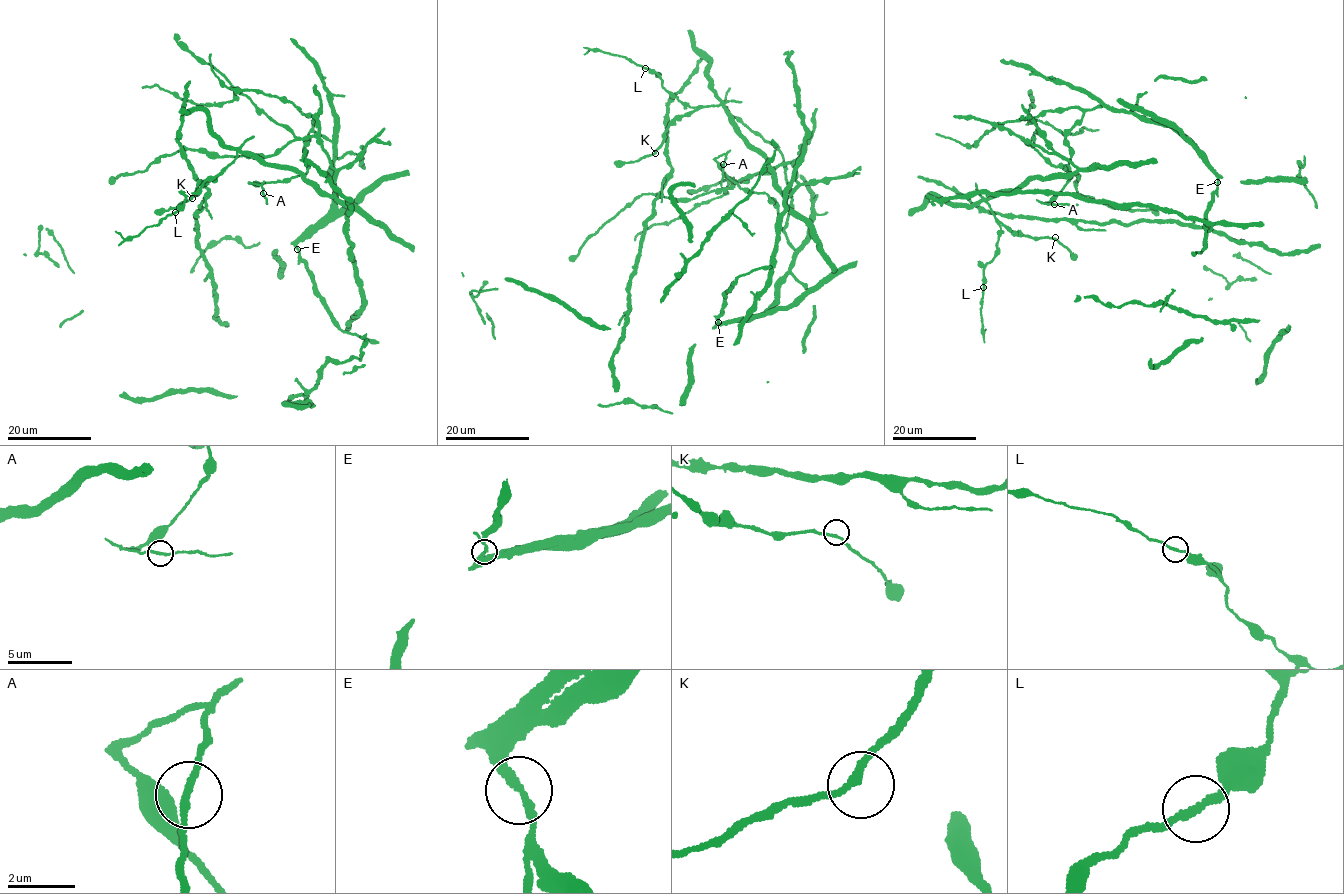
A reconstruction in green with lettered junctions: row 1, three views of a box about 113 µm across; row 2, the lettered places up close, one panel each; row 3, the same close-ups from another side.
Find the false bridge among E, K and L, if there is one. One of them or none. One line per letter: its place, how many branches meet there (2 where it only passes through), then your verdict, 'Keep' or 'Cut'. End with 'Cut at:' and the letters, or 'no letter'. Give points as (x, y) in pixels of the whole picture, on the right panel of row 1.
E: Place: (1217, 182). Branches: 2. Keep
K: Place: (1055, 237). Branches: 2. Keep
L: Place: (983, 287). Branches: 2. Keep
Cut at: no letter

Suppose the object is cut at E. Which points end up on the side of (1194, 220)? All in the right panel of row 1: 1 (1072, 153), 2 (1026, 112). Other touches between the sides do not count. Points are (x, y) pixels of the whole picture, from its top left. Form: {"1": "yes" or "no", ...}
{"1": "no", "2": "yes"}

